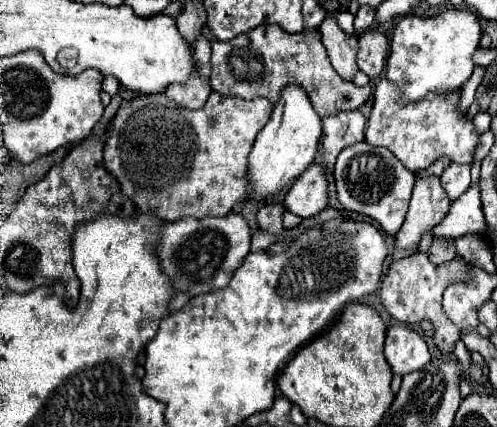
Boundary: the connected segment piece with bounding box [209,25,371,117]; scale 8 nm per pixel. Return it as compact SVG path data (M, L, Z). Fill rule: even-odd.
M259 25L251 29L251 33L239 35L231 41L213 41L211 49L209 85L219 95L233 95L241 99L267 97L271 103L277 103L283 85L295 83L307 91L319 117L327 117L331 113L355 111L371 93L371 85L357 87L335 73L317 29L287 33L279 25Z

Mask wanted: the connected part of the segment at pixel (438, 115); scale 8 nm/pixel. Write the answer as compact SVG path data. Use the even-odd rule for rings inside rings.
M383 79L375 89L375 105L365 129L365 141L389 149L409 171L417 173L427 169L435 159L447 155L457 163L471 163L479 135L473 123L457 113L459 95L441 93L431 95L417 103L405 103L401 89Z

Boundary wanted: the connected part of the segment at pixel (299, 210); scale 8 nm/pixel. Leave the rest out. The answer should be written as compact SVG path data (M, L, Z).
M311 163L285 195L285 207L287 211L303 219L309 219L329 205L327 199L329 191L327 191L325 167L319 163Z

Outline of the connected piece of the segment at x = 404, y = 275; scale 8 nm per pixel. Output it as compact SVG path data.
M417 251L411 257L405 257L405 259L391 263L391 267L381 283L379 295L381 295L383 307L387 309L387 313L393 319L407 323L407 325L421 325L423 321L429 321L433 325L431 339L437 345L437 349L443 355L453 355L453 347L459 341L459 327L455 323L451 323L447 313L443 313L441 299L443 299L447 285L459 283L459 281L469 281L469 265L461 255L457 255L449 263L433 265L423 251Z

